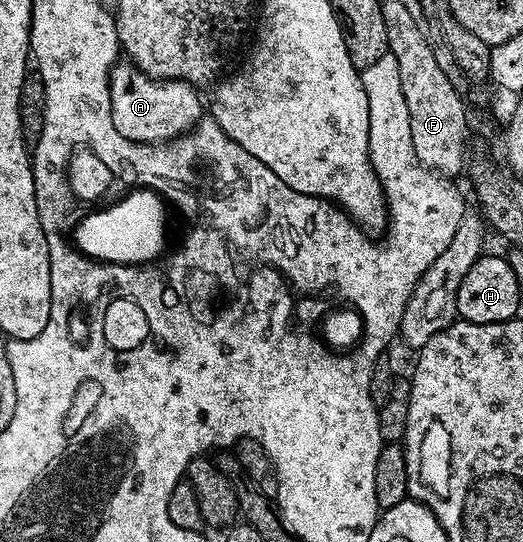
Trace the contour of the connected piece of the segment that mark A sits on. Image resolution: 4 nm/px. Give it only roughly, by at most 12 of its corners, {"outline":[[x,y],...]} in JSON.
{"outline":[[124,62],[111,121],[130,143],[165,145],[202,118],[198,88]]}

